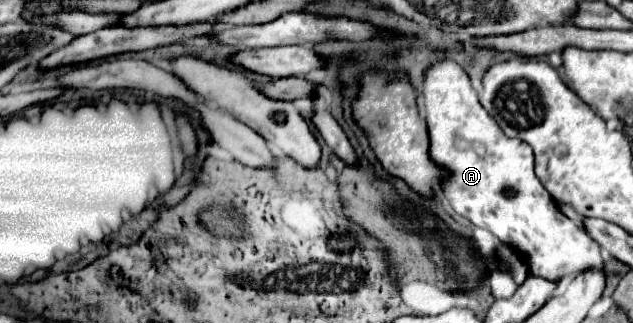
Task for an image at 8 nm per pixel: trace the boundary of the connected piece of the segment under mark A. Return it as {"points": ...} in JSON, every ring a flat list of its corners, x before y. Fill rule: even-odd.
{"points":[[443,59,429,65,423,73,421,95,431,139,431,157,451,173,441,185,441,191,455,213,523,253,535,277,561,281,567,275,603,265,597,243,593,243,575,221,561,213,533,173,531,147,519,139,505,137,501,127,497,127,491,115,481,107,467,73,455,61],[505,187,515,189,515,197,507,199,503,195]]}

